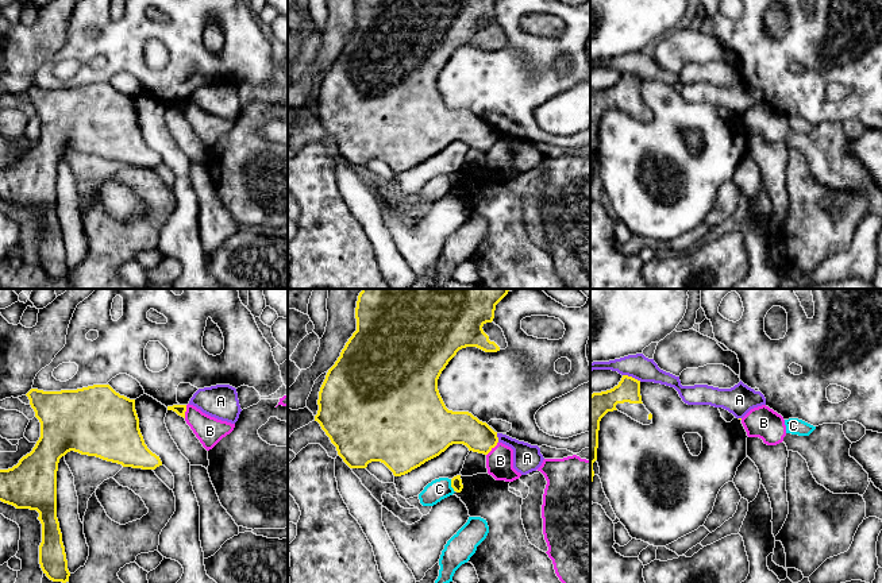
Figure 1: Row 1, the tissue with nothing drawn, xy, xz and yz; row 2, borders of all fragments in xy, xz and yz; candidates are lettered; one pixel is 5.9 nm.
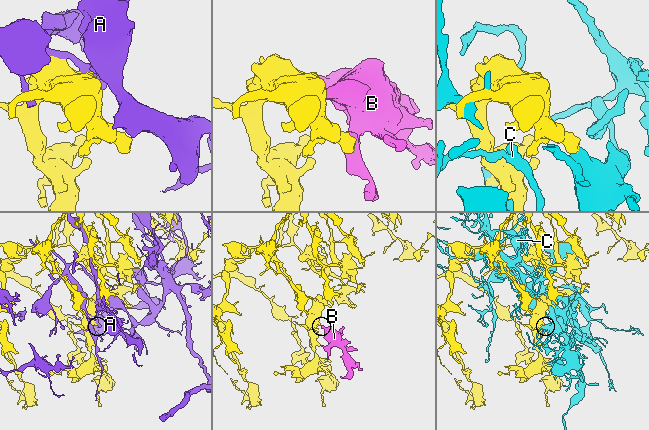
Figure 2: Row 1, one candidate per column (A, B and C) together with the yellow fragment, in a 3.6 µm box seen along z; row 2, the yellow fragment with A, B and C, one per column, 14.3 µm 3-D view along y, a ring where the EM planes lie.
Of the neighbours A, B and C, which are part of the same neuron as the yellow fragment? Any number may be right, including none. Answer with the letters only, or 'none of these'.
none of these

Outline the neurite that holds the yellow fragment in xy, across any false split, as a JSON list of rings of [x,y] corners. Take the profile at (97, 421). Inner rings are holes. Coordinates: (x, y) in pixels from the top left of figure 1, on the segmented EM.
[[[93,385],[77,390],[43,391],[31,389],[26,394],[35,417],[41,422],[41,437],[30,453],[16,466],[0,470],[0,501],[16,509],[39,513],[42,543],[39,564],[43,574],[53,582],[69,582],[70,572],[62,533],[57,518],[57,471],[58,463],[68,452],[96,456],[123,467],[155,470],[162,466],[159,456],[145,444],[135,410],[135,399],[116,393],[109,385]]]

